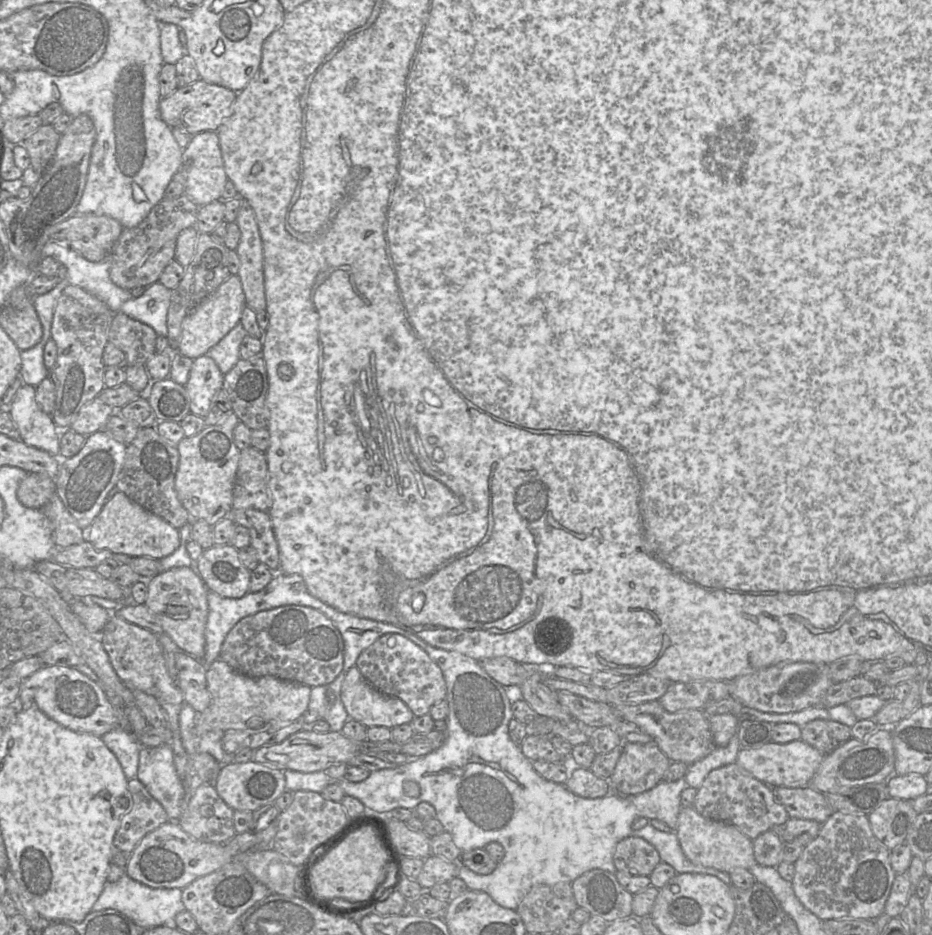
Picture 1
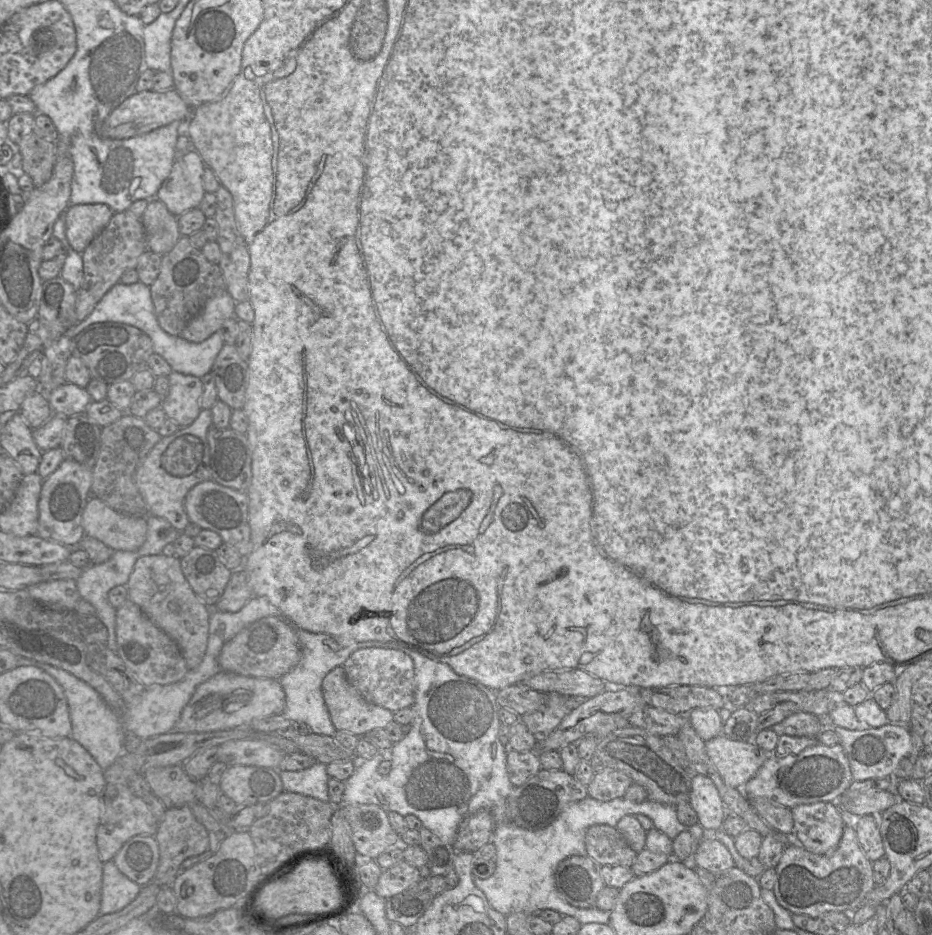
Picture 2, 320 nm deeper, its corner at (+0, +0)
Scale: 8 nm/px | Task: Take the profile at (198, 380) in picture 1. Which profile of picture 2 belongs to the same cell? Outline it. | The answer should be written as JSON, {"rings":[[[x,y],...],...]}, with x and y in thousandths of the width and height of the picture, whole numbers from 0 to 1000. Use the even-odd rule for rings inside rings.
{"rings":[[[187,398],[180,402],[181,418],[173,436],[193,458],[206,453],[216,441],[218,411],[214,403]]]}

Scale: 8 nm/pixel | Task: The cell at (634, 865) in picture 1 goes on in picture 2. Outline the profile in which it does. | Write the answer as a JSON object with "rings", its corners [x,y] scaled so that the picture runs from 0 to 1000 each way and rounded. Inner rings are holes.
{"rings":[[[636,882],[629,888],[630,916],[645,926],[677,927],[683,912],[675,905],[661,884]]]}

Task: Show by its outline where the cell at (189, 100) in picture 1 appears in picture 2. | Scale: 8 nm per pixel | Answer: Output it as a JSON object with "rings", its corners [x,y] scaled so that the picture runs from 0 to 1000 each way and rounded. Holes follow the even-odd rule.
{"rings":[[[188,95],[143,99],[113,127],[106,138],[106,144],[113,149],[138,149],[150,145],[187,129],[202,128],[205,117]]]}

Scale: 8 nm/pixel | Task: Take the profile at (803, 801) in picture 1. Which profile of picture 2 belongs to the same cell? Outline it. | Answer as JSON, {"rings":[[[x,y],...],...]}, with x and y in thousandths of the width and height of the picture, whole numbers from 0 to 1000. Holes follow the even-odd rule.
{"rings":[[[897,859],[859,860],[849,867],[851,899],[874,913],[891,913],[897,909],[911,879]]]}

